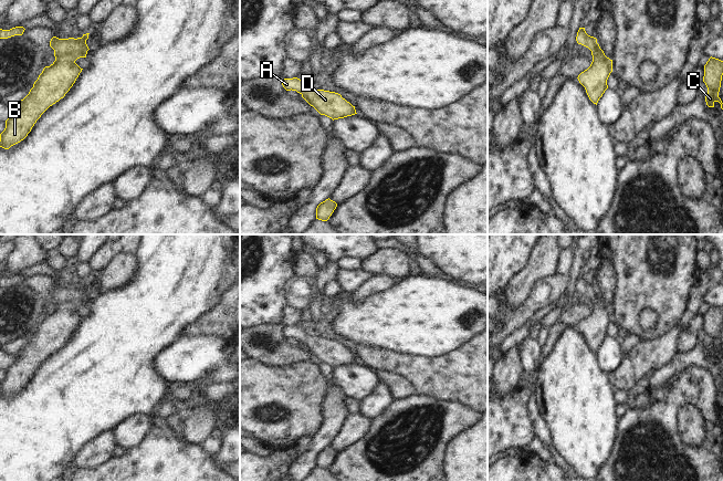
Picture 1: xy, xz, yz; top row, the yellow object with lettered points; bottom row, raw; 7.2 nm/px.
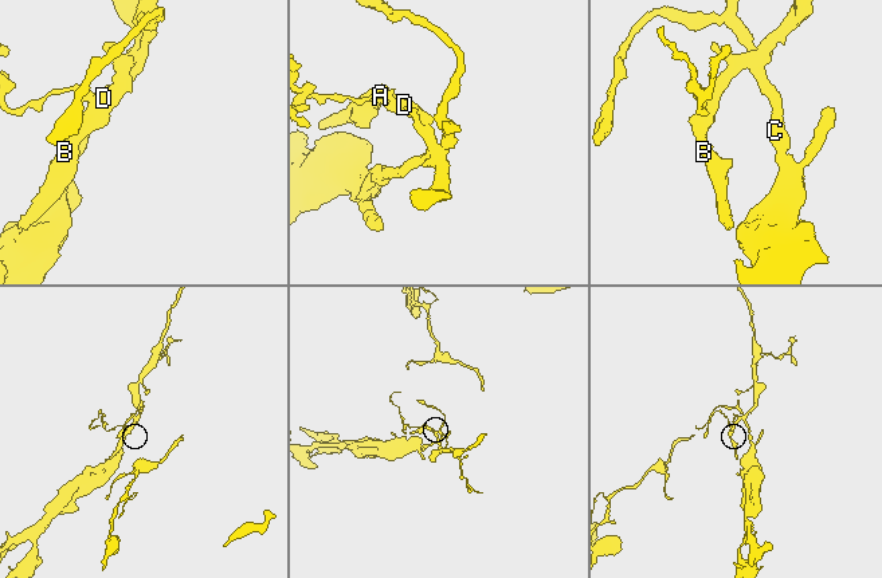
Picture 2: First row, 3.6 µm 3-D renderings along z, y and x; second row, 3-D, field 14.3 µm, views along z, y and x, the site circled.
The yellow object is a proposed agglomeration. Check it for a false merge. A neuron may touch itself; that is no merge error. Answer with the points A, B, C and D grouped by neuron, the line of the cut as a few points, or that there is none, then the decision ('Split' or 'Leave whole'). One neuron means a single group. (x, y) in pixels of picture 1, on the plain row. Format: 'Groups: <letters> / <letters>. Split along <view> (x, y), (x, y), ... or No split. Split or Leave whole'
Groups: A B C D. No split. Leave whole.

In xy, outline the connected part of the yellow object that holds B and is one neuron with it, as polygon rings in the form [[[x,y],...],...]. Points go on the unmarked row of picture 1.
[[[88,282],[77,286],[51,286],[55,309],[43,316],[29,342],[6,368],[6,376],[0,381],[0,395],[9,397],[23,388],[41,363],[70,338],[83,317],[75,309],[86,305]]]

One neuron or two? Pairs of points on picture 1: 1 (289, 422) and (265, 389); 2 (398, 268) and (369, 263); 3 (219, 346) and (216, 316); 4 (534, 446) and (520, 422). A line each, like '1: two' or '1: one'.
1: one
2: one
3: two
4: two

